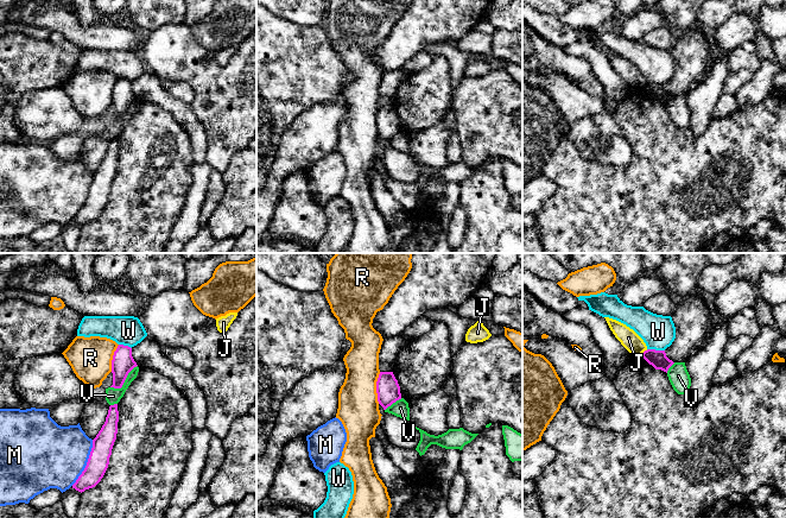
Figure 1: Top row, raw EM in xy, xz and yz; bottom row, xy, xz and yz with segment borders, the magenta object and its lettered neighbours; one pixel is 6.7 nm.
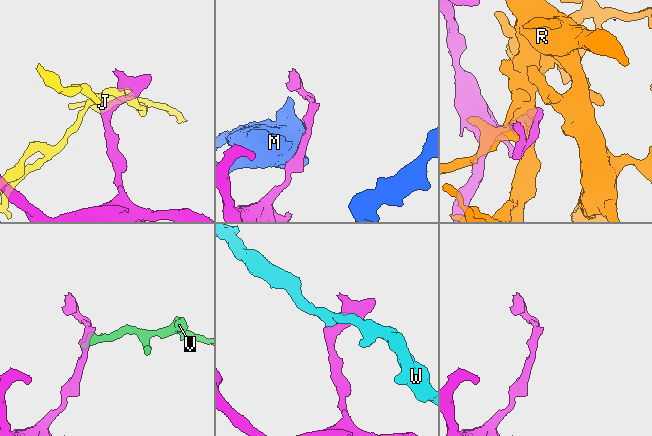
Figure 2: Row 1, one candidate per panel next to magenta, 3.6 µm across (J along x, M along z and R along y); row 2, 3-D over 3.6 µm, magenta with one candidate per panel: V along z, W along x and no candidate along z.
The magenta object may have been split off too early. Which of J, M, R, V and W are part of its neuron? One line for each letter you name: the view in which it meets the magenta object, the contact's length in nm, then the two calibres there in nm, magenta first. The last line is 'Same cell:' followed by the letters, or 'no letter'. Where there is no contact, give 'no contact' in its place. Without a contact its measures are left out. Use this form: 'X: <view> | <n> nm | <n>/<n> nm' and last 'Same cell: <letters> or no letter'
Same cell: no letter

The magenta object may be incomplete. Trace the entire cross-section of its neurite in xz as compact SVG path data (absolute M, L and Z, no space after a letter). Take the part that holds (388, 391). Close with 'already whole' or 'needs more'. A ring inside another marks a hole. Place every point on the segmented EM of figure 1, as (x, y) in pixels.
M380 372L376 381L376 393L378 402L384 410L401 399L400 386L393 372Z; already whole

